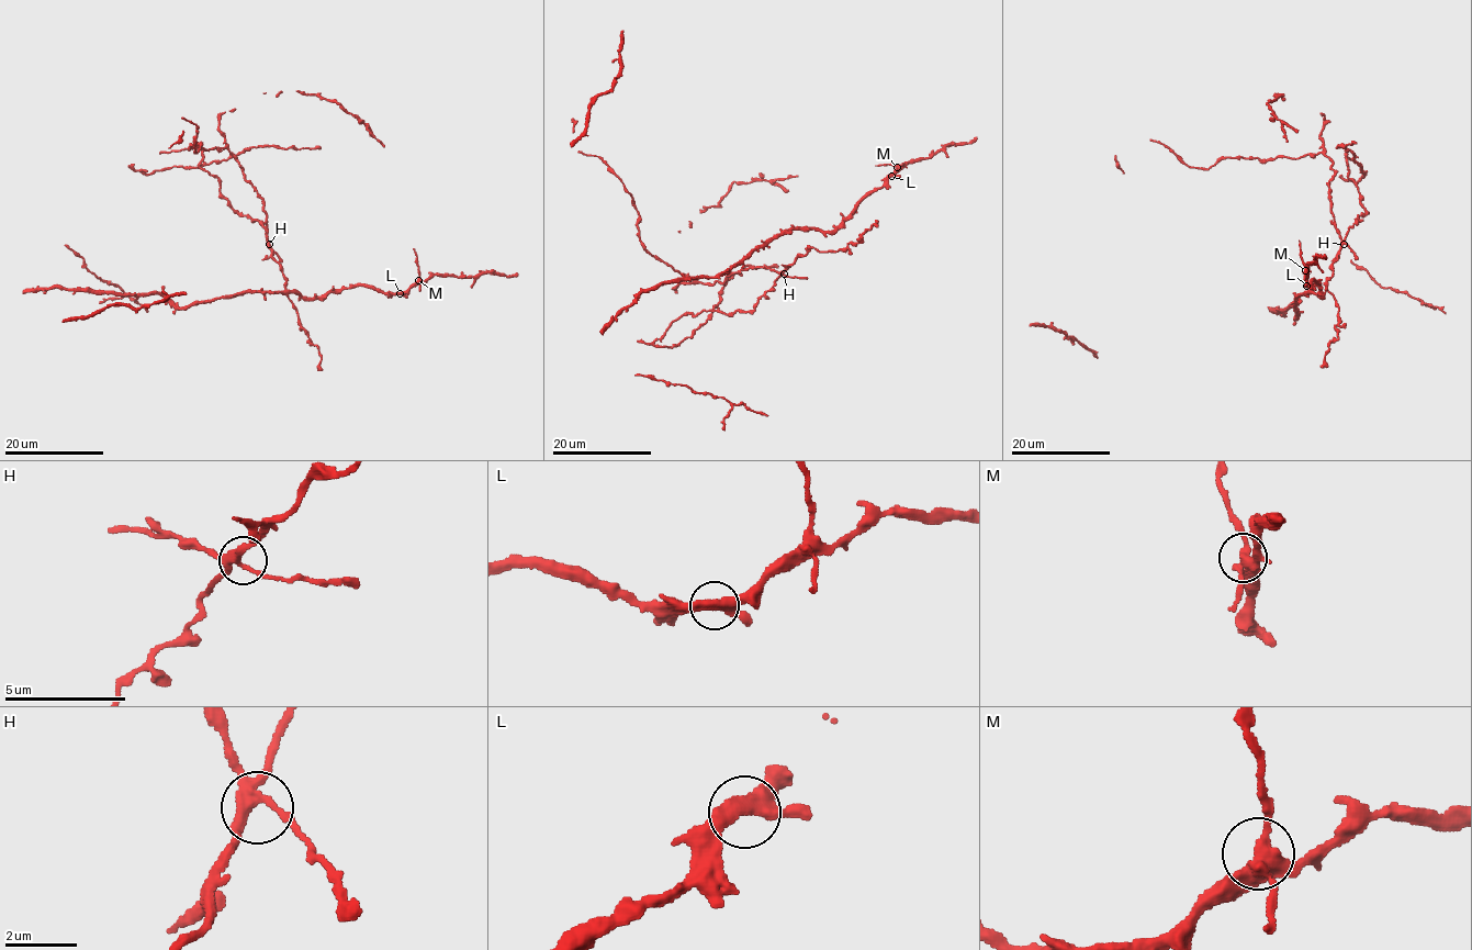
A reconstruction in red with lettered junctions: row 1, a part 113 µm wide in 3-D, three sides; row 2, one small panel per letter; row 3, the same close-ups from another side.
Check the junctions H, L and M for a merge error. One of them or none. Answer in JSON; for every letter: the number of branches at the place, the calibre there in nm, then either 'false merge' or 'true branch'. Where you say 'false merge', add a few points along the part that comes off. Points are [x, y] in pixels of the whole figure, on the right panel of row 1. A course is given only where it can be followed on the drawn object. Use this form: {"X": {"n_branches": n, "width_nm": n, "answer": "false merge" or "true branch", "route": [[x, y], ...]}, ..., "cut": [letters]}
{"H": {"n_branches": 4, "width_nm": 280, "answer": "true branch"}, "L": {"n_branches": 3, "width_nm": 400, "answer": "true branch"}, "M": {"n_branches": 4, "width_nm": 400, "answer": "false merge", "route": [[1304, 270], [1299, 239]]}, "cut": ["M"]}

